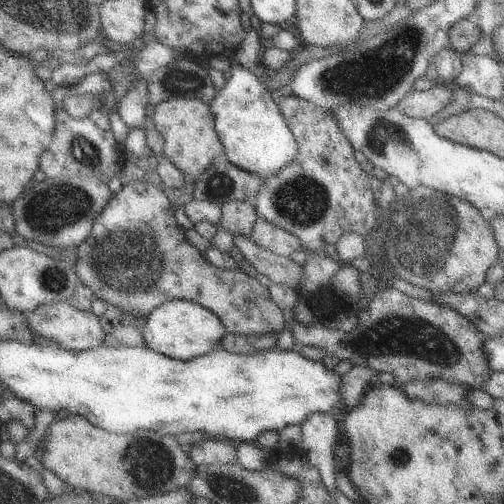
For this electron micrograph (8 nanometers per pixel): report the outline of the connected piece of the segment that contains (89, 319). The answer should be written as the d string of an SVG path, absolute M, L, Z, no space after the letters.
M55 302L40 305L26 316L30 328L37 334L50 338L54 343L68 351L87 351L104 344L106 333L100 327L98 317L92 312L84 312L74 308L68 302Z

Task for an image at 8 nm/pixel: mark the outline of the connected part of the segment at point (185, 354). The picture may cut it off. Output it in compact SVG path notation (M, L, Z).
M176 299L155 308L139 327L148 347L181 361L191 361L214 350L227 332L217 314L188 299Z

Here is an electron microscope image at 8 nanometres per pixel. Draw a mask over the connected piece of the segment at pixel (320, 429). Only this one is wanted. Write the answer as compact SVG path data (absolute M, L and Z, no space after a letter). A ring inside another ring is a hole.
M328 413L311 414L301 424L301 444L299 449L319 470L321 479L334 497L336 486L336 444L338 444L338 422L335 415Z

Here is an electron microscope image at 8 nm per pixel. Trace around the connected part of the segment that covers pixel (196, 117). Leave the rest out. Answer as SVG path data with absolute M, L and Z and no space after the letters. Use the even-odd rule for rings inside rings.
M168 98L149 112L149 125L164 137L162 156L184 175L200 176L216 159L223 157L224 147L215 129L215 116L210 105L195 98Z

